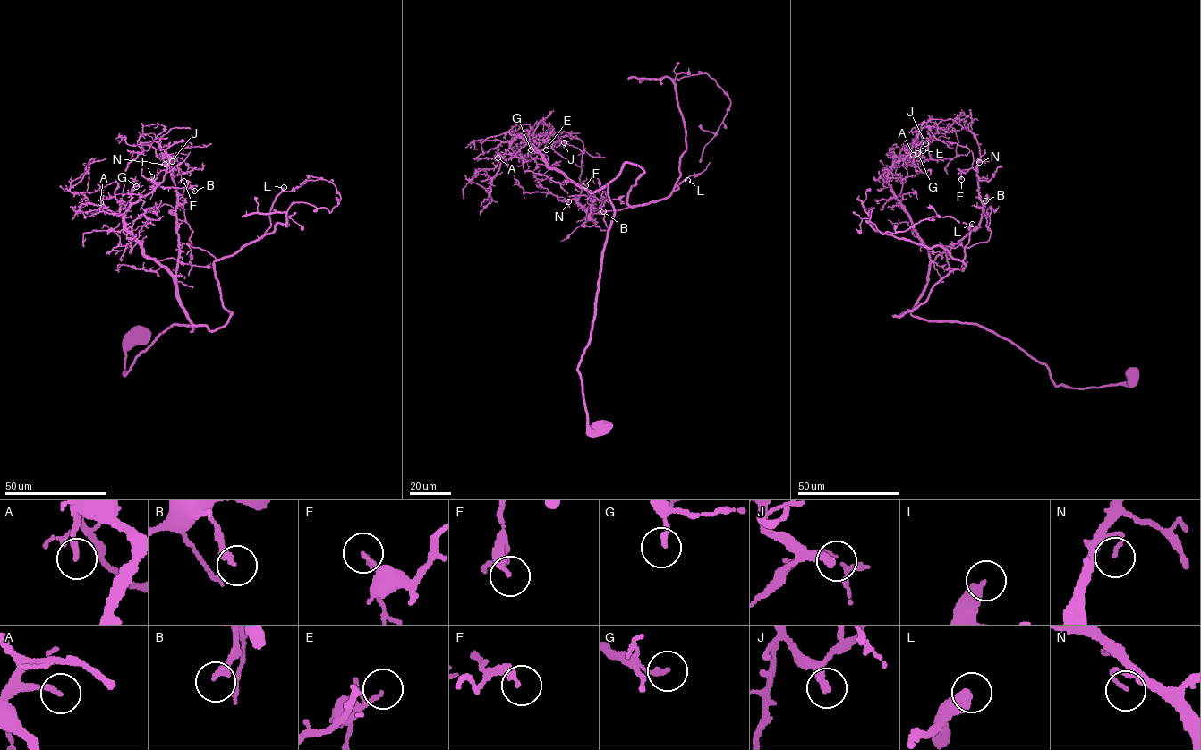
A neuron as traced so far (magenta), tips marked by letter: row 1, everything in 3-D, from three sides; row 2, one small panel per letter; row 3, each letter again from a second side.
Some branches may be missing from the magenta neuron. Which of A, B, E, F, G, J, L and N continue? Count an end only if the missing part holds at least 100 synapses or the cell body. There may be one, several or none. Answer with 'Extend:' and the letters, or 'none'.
Extend: L

